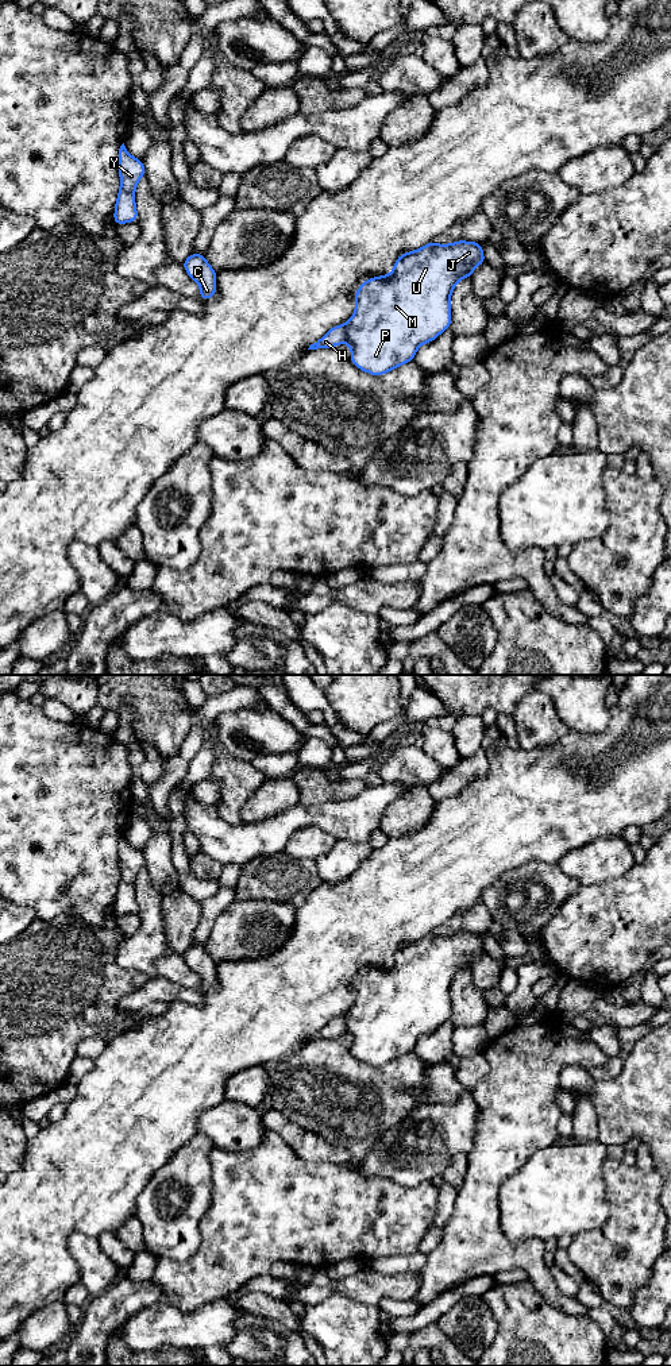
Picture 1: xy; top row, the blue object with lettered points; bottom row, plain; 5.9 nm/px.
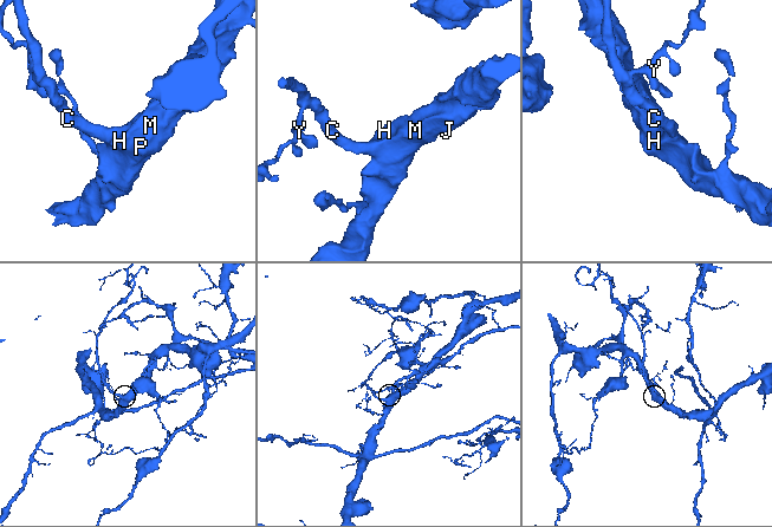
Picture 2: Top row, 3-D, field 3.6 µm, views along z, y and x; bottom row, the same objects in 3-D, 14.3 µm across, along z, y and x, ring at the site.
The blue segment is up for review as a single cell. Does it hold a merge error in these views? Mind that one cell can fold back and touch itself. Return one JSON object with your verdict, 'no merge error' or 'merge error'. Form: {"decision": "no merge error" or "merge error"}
{"decision": "merge error"}

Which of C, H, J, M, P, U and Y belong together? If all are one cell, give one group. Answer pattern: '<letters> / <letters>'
C J M P U Y / H

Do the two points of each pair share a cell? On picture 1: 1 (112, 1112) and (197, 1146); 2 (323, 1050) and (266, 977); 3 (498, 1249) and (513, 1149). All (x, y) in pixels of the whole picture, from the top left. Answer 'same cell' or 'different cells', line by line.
1: different cells
2: different cells
3: same cell

